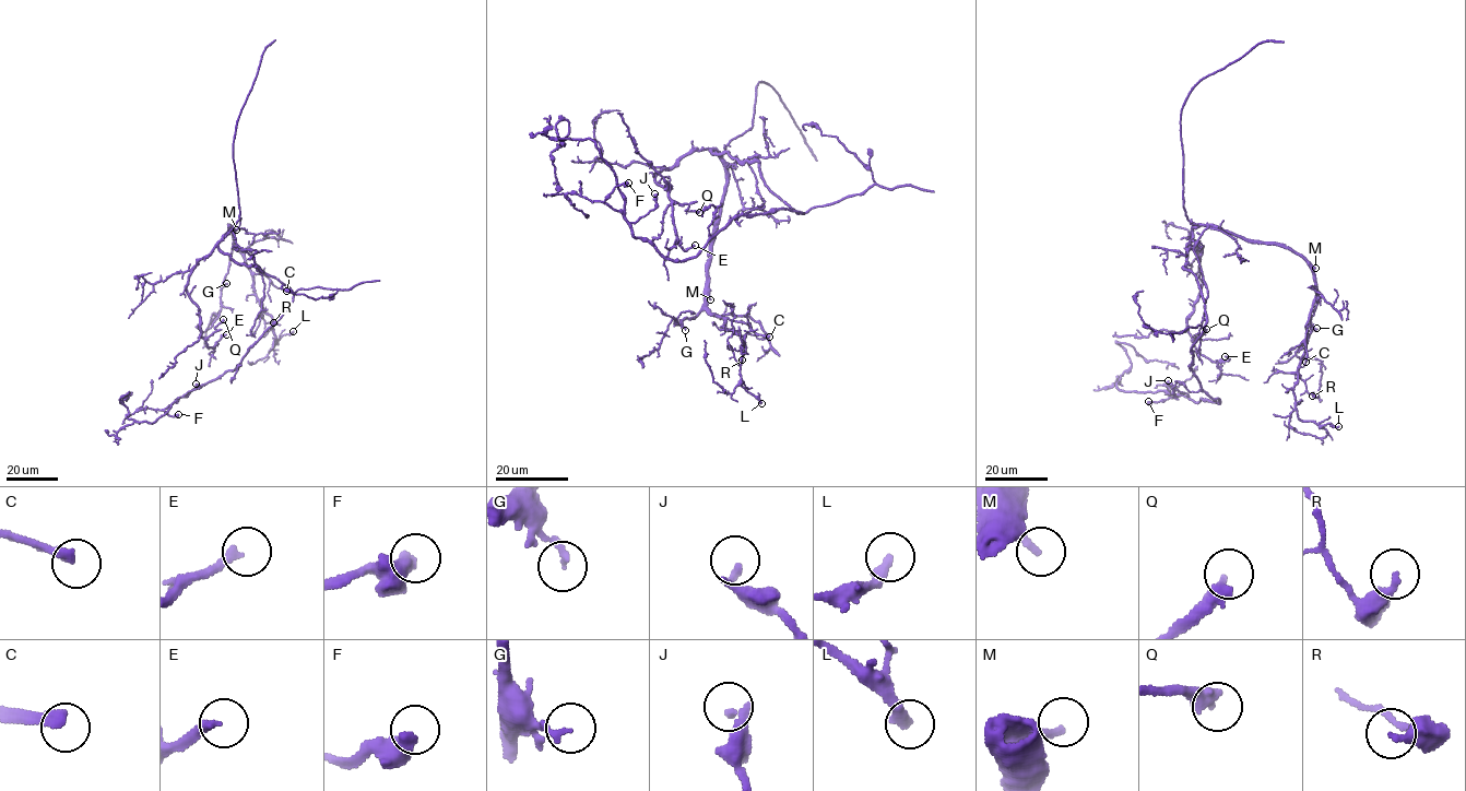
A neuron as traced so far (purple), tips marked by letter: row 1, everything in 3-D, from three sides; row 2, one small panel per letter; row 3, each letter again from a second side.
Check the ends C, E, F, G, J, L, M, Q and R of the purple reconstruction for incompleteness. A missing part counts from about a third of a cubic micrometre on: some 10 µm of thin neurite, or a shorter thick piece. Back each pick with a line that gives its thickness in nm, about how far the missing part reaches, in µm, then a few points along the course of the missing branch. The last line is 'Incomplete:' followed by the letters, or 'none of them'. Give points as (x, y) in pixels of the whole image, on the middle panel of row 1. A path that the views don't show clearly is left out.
C: 320 nm thick; about 40 µm are missing
E: 260 nm thick; about 25 µm are missing
L: 280 nm thick; about 20 µm are missing
M: 240 nm thick; about 25 µm are missing; missing branch runs (710, 299), (705, 307), (707, 325), (689, 361)
Incomplete: C, E, L, M

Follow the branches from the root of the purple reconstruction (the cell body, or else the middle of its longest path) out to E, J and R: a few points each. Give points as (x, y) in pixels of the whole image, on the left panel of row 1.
E: (272, 276), (215, 246), (198, 261), (186, 290), (199, 310), (201, 337), (213, 347), (226, 334)
J: (272, 276), (291, 291), (290, 306), (249, 347), (236, 368), (184, 396), (198, 387), (196, 384)
R: (272, 276), (222, 252), (217, 243), (229, 224), (252, 275), (260, 317), (273, 322)

